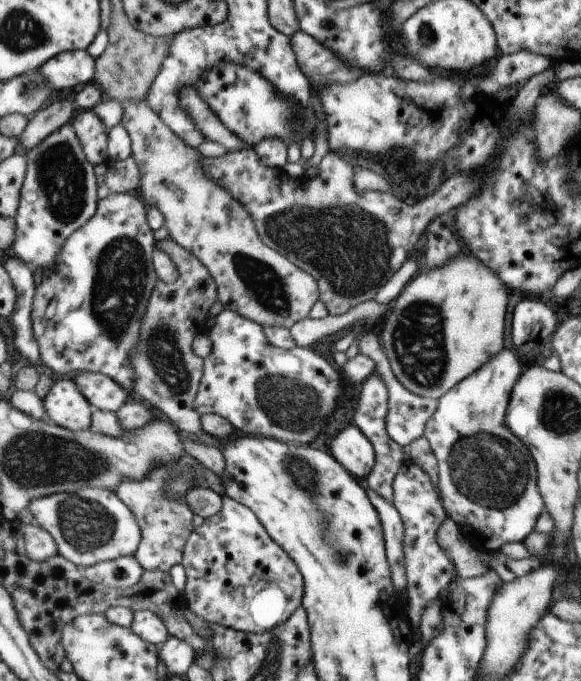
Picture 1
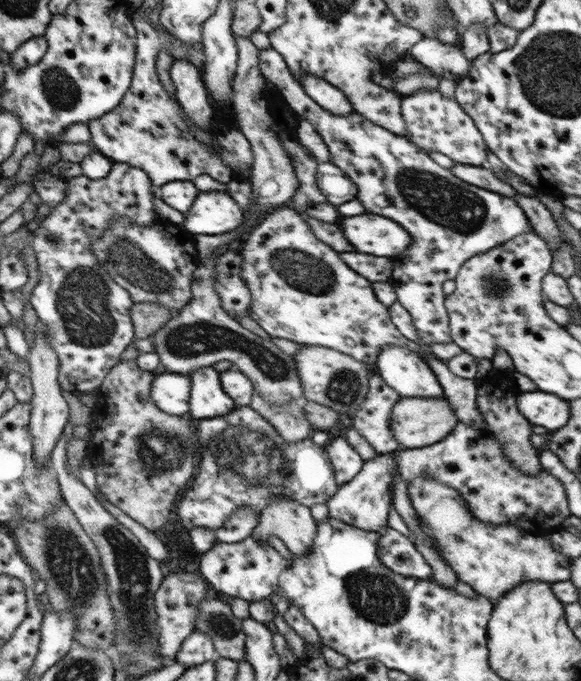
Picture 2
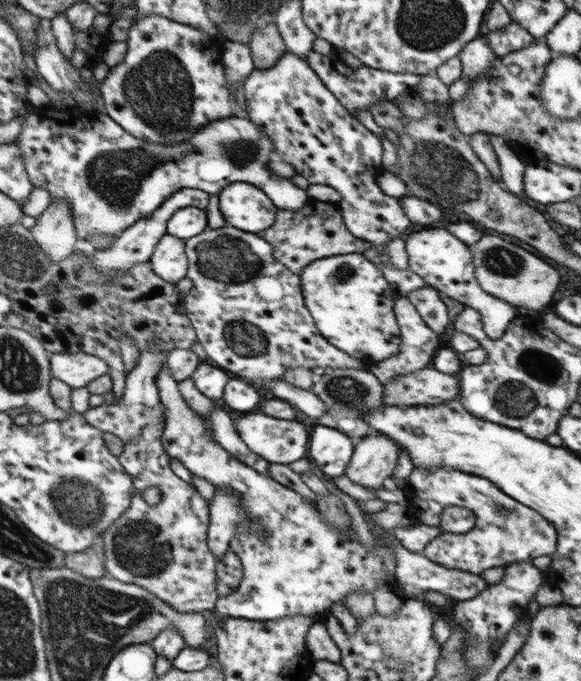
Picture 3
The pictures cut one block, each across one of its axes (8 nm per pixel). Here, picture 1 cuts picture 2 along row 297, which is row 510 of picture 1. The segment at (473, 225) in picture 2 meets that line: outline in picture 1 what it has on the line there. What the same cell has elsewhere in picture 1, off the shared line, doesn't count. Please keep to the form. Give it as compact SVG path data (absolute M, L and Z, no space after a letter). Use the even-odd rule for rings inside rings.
M402 462L392 481L392 505L400 516L403 526L403 560L405 560L406 615L411 628L419 626L421 610L438 598L439 592L454 579L454 563L437 544L436 534L446 519L446 512L431 485L427 473L416 464Z

